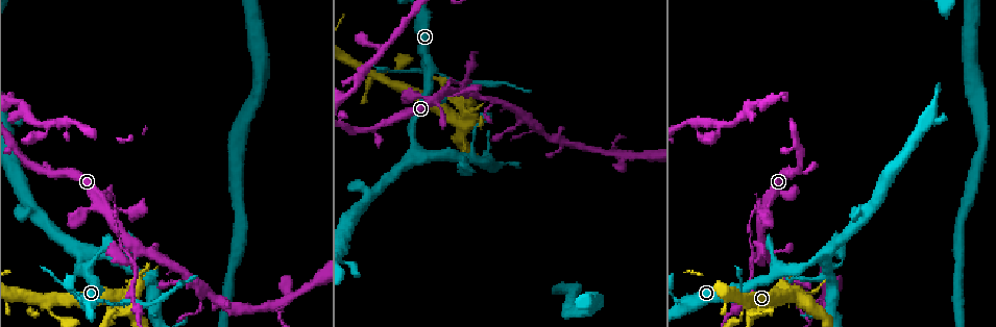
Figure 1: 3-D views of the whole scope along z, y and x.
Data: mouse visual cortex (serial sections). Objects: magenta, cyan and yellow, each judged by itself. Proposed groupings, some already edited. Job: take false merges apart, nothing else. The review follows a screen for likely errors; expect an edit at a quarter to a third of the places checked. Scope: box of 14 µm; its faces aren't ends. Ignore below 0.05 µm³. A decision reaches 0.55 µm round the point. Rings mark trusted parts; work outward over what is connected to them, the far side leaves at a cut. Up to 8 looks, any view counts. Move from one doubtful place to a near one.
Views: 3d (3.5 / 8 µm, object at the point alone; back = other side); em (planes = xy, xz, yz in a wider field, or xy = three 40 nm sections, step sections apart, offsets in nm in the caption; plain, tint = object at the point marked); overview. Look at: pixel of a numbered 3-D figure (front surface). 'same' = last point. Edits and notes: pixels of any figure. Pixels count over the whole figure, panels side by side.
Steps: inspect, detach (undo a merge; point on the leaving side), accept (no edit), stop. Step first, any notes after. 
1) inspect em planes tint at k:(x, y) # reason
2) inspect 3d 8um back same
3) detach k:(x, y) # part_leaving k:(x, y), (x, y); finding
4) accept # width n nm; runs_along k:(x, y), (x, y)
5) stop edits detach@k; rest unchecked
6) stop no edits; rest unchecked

inspect 3d 3.5um at 1:(430, 73) # sharp bend

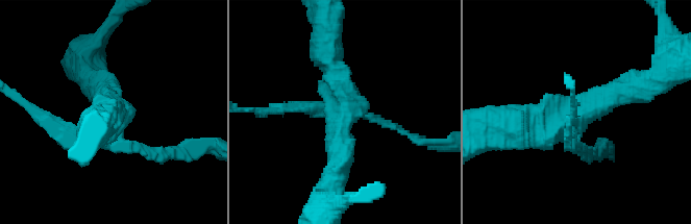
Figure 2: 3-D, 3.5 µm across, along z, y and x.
inspect em planes tint at 2:(341, 111) # arms 4; arm_widths 150, 200, 350, 350 nm

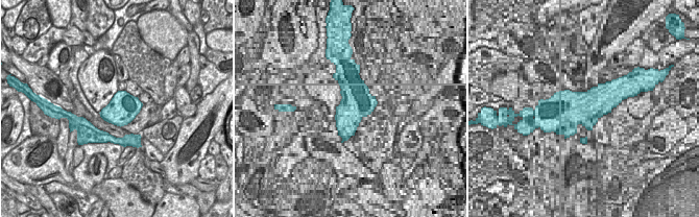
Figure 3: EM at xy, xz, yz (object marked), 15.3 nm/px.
inspect em xy step 2 tint same # another direction

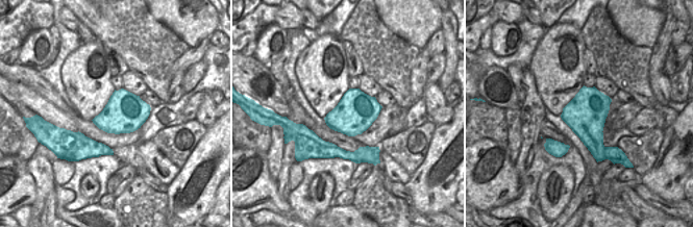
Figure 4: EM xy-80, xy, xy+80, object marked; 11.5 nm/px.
detach 2:(568, 146) # a second cell is stuck on

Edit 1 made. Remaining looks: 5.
inspect 3d 3.5um at 1:(465, 119) # sudden change in width

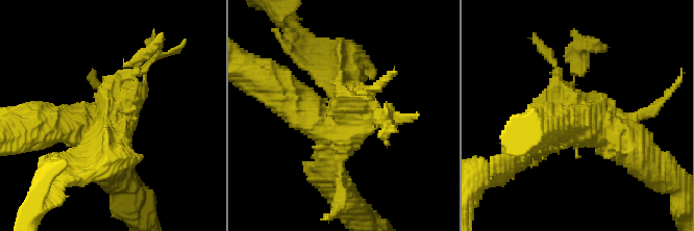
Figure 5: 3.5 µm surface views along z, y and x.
detach 5:(116, 101) # part_leaving 5:(335, 123), (335, 49); a second cell is stuck on

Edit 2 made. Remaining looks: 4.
inspect 3d 8um at 1:(439, 98) # narrows sharply

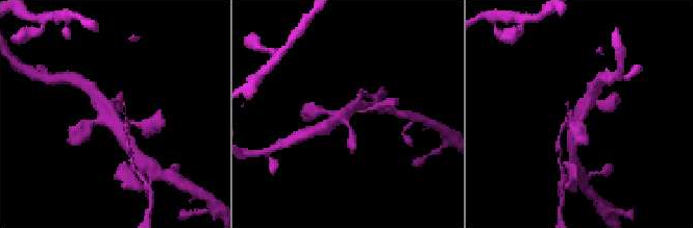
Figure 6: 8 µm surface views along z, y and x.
inspect em xy step 2 tint at 6:(347, 114) # now the EM

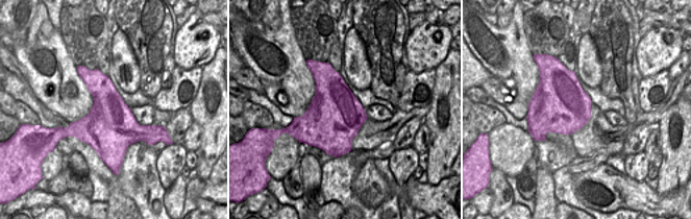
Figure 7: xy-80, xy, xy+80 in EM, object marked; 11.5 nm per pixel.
accept # width 650 nm; runs_along 6:(95, 92), (116, 117), (125, 140); one cell here

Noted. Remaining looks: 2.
inspect 3d 3.5um at 1:(132, 245) # sharp bend

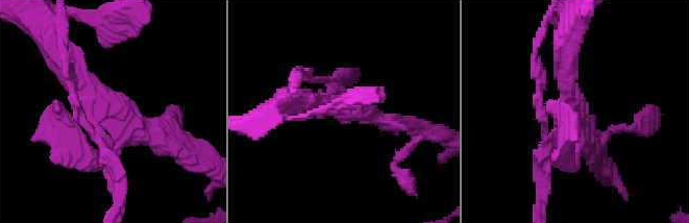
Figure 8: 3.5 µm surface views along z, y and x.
inspect em xy step 1 tint at 8:(104, 104) # shape alone is not enough

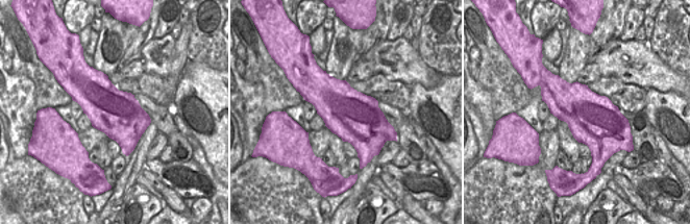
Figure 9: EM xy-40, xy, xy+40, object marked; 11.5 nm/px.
detach 8:(538, 103) # two cells meet here

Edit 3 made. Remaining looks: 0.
stop edits detach@2, detach@5, detach@8; rest unchecked

